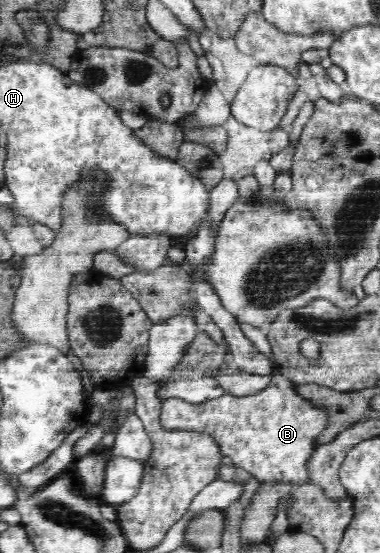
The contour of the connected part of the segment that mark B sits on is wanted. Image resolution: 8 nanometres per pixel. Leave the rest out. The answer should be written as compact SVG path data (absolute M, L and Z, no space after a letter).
M238 322L239 329L267 356L273 366L269 385L248 396L224 394L219 398L193 404L178 398L163 400L160 421L167 429L207 431L215 435L223 455L232 466L242 468L252 474L259 482L289 482L296 486L309 482L311 478L309 462L317 448L317 438L329 424L329 411L319 402L303 398L296 391L296 385L281 374L274 364L267 333L269 325L261 328Z

